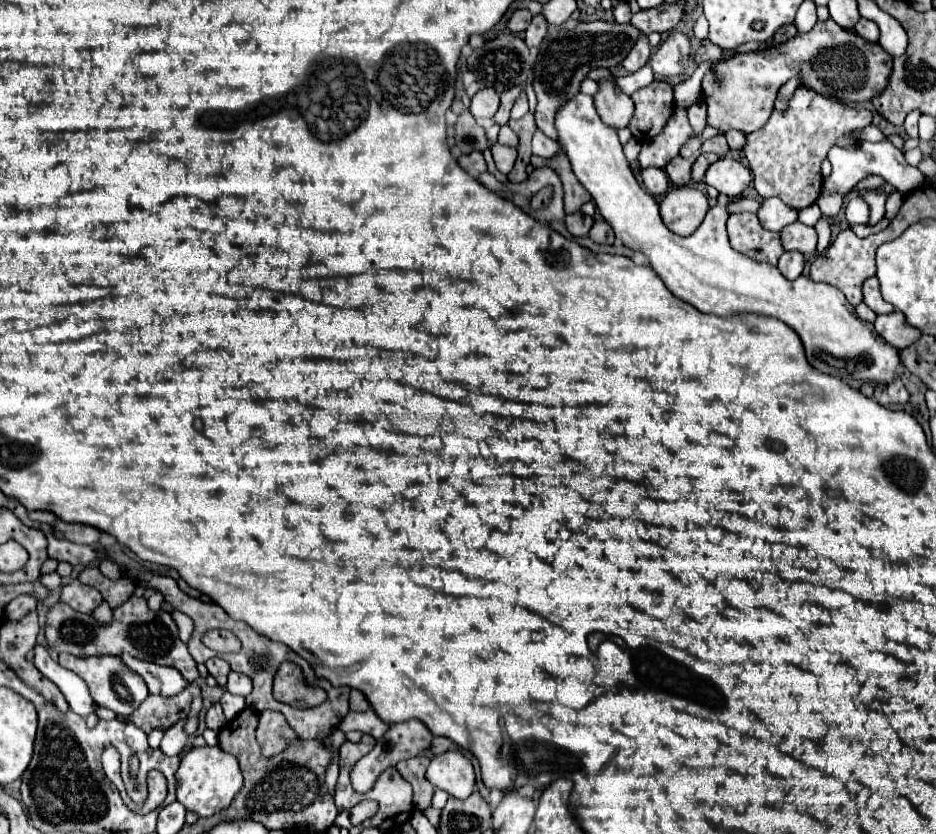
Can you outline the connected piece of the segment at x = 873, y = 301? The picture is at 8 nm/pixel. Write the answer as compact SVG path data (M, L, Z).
M876 276L866 278L866 282L864 282L862 288L864 288L864 304L870 306L876 314L888 314L888 312L894 310L894 306L890 306L890 304L882 298Z

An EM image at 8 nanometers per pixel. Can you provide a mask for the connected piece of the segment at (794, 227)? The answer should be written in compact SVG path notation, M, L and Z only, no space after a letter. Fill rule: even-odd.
M792 222L780 232L780 240L784 250L796 250L804 256L812 256L816 252L816 230L802 222Z

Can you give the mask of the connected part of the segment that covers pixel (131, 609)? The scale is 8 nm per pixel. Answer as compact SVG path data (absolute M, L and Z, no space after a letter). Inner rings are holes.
M132 596L126 600L118 610L114 610L114 618L108 624L90 624L86 622L86 614L72 610L68 604L58 602L50 608L48 620L46 620L46 638L48 646L52 650L68 652L74 656L120 656L120 654L132 654L142 660L152 660L156 664L174 666L182 672L182 676L188 682L194 682L200 678L196 662L190 658L188 644L184 644L178 636L178 626L170 612L164 610L150 610L144 596Z

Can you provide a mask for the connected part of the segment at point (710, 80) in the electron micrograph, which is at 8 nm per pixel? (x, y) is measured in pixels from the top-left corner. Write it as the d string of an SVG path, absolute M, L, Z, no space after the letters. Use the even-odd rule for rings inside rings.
M820 20L810 32L796 34L780 46L738 54L730 60L718 60L702 80L708 124L720 132L736 128L750 134L760 130L772 114L778 88L794 76L800 78L800 86L832 100L846 104L868 102L886 88L886 82L890 82L890 70L892 58L882 46L866 42L852 30L840 28L834 20Z

